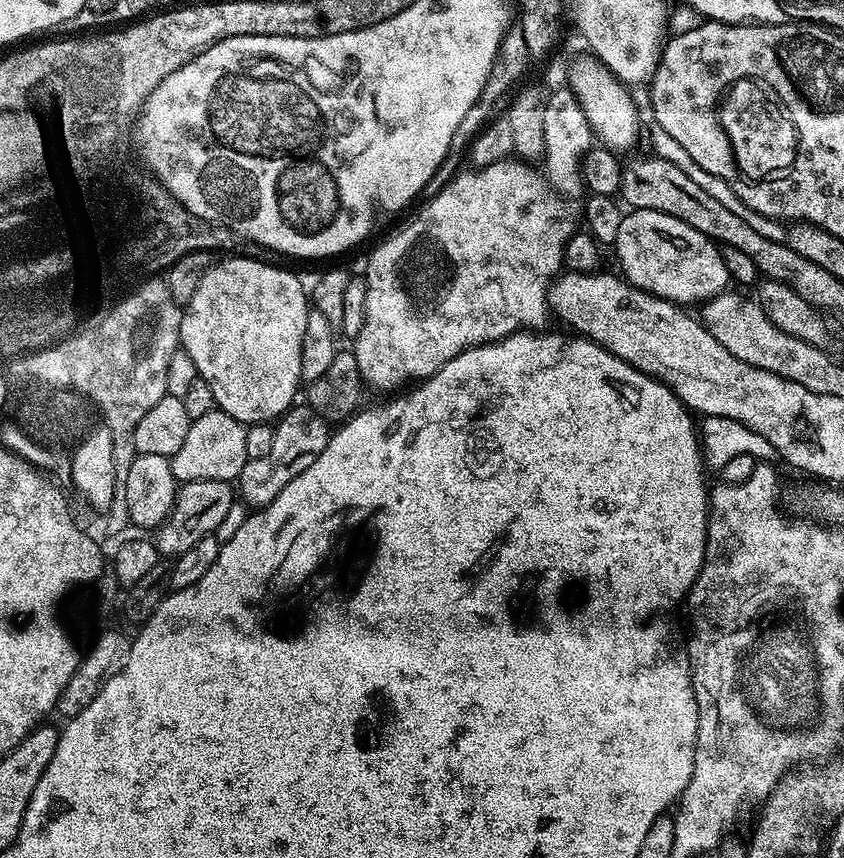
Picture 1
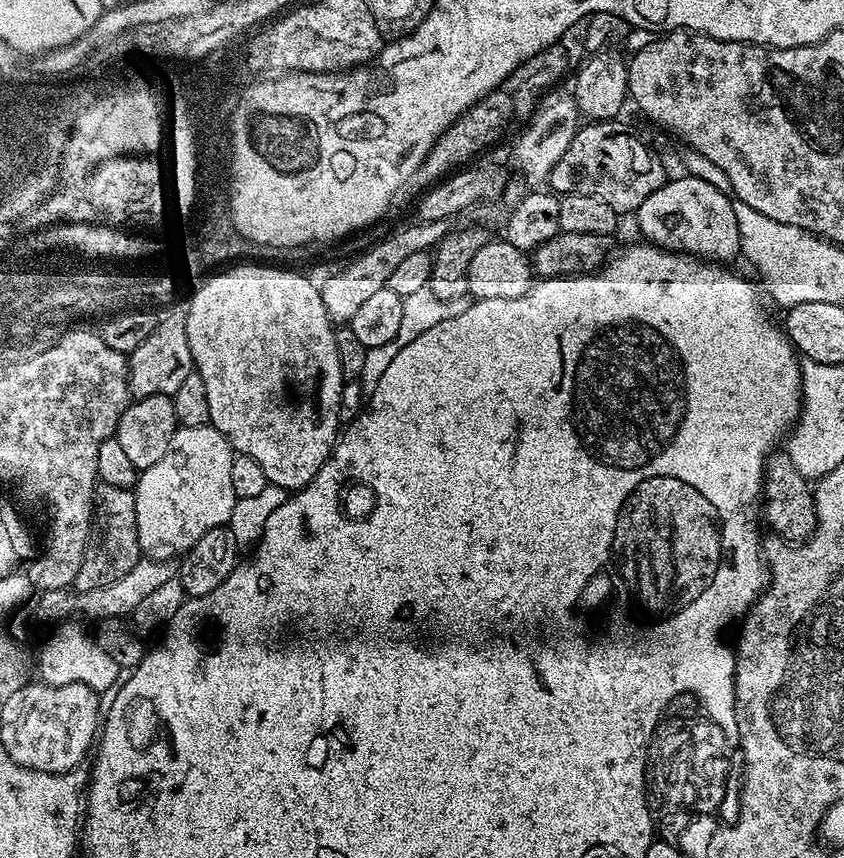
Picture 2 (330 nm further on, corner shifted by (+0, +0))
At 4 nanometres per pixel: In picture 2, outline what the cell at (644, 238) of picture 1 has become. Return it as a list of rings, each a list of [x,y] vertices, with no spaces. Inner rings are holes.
[[[680,174],[677,180],[669,179],[661,188],[654,190],[642,206],[638,206],[634,213],[636,224],[645,241],[655,244],[669,252],[679,252],[686,256],[694,256],[705,262],[728,262],[735,256],[741,255],[740,235],[738,234],[738,218],[734,218],[733,197],[722,194],[722,190],[714,190],[710,182],[697,176]]]

